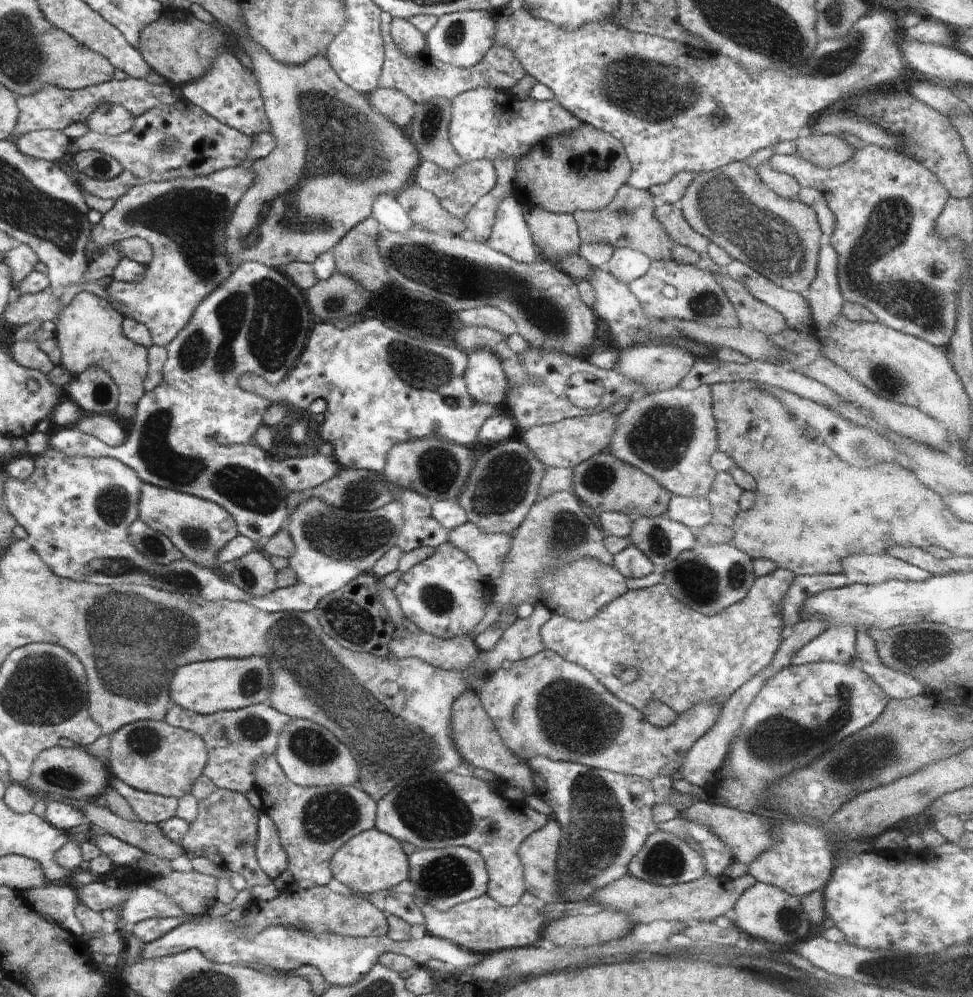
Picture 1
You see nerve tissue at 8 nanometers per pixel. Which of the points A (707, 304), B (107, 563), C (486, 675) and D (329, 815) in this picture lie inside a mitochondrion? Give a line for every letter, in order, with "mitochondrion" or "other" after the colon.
A: mitochondrion
B: mitochondrion
C: other
D: mitochondrion

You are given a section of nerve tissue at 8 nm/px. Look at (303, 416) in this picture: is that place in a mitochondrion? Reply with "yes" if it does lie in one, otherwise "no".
no

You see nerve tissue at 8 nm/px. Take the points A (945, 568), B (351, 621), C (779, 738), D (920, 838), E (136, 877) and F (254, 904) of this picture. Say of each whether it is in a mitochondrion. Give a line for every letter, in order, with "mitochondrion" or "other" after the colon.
A: other
B: mitochondrion
C: mitochondrion
D: other
E: other
F: other

